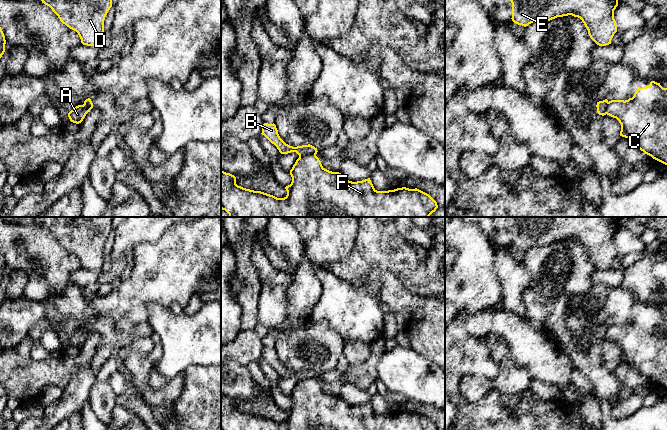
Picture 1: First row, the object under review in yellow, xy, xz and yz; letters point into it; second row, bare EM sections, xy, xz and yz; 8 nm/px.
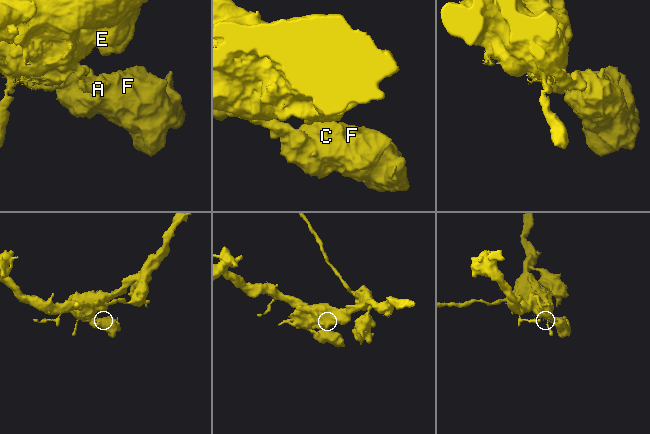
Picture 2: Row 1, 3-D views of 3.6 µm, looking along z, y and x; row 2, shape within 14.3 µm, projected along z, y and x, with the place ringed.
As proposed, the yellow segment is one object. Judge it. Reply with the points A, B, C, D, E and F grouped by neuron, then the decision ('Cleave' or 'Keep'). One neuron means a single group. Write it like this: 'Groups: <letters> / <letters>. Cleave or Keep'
Groups: A B D E / C F. Cleave

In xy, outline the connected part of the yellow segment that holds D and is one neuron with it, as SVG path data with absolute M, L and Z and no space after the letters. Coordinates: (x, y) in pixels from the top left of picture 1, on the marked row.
M41 0L60 21L76 31L81 43L101 46L104 40L104 20L112 0Z

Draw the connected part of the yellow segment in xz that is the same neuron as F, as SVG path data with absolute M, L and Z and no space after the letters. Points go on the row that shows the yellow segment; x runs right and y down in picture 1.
M314 154L299 157L290 170L290 175L292 177L292 182L285 187L287 195L284 198L277 198L261 191L254 191L238 186L234 175L221 171L221 209L225 210L229 214L229 217L429 217L438 208L437 202L429 194L417 188L409 189L402 187L388 191L377 191L370 178L357 182L349 181L341 173L325 169L319 158Z

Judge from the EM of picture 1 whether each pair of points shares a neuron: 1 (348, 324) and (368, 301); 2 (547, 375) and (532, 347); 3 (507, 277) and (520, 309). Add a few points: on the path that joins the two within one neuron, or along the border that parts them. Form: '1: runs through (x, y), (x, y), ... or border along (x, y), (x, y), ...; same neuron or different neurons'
1: runs through (354, 318), (364, 307); same neuron
2: runs through (547, 368), (547, 363), (539, 354); same neuron
3: runs through (513, 285), (513, 301); same neuron

